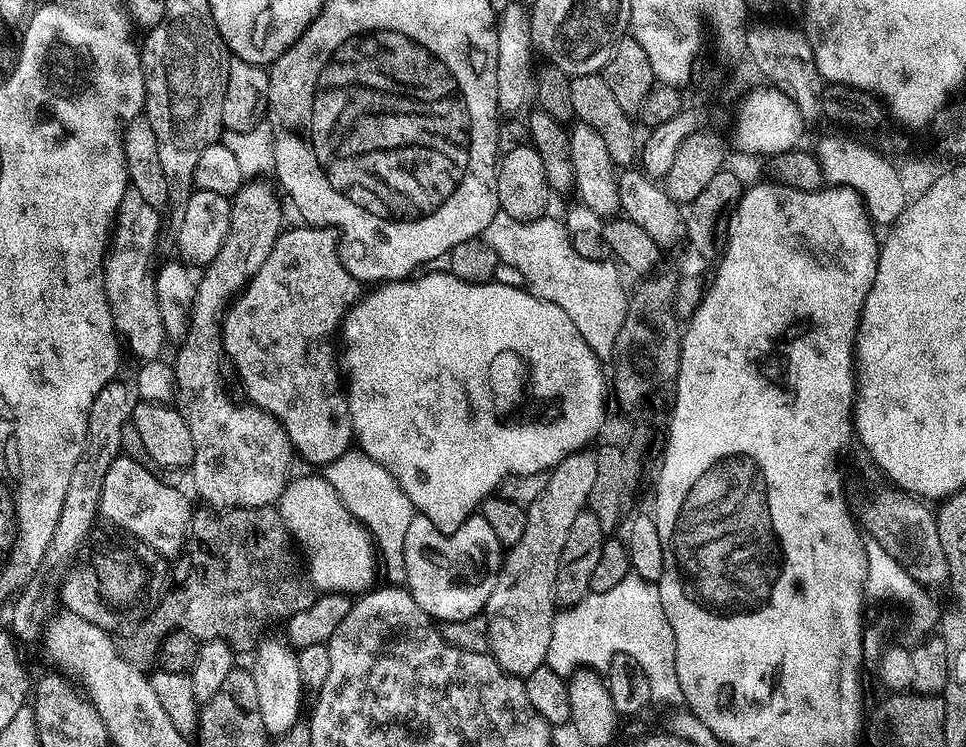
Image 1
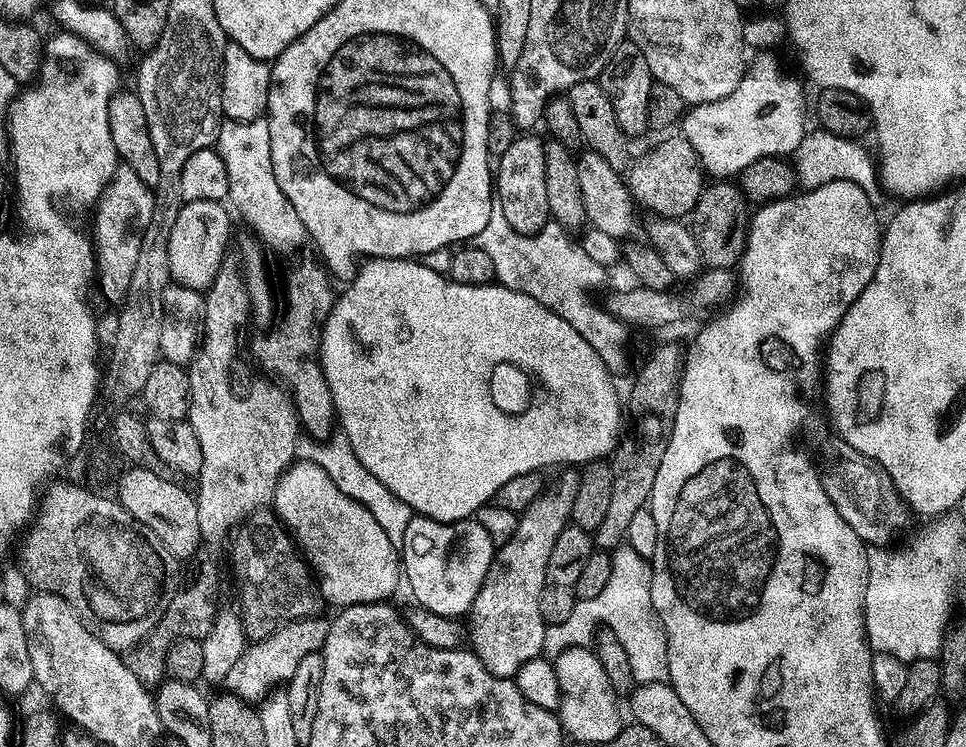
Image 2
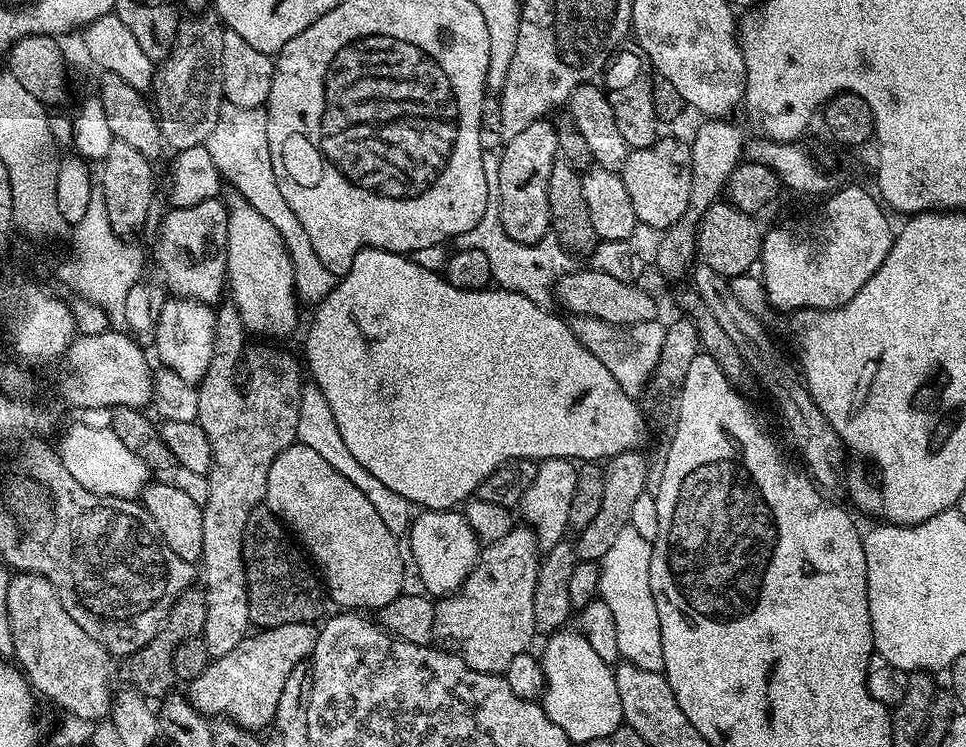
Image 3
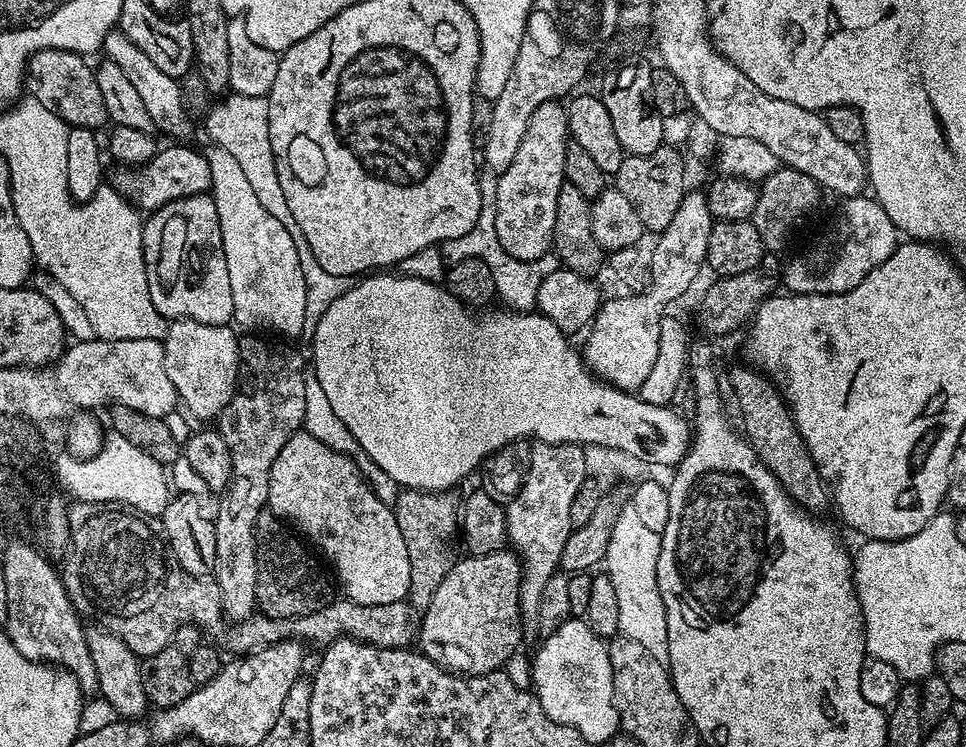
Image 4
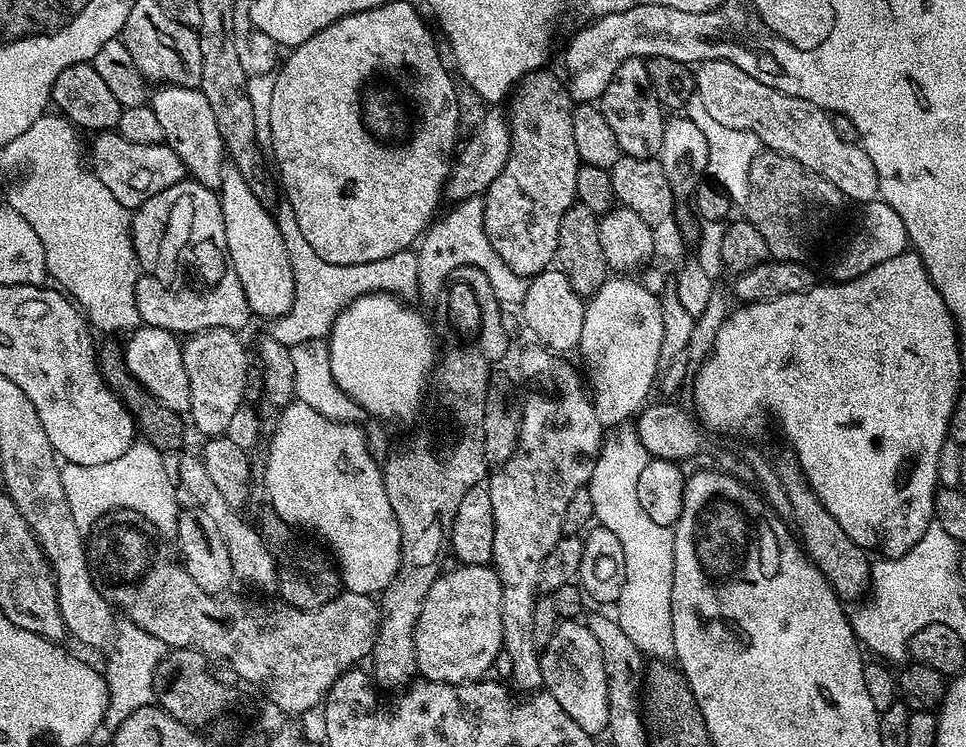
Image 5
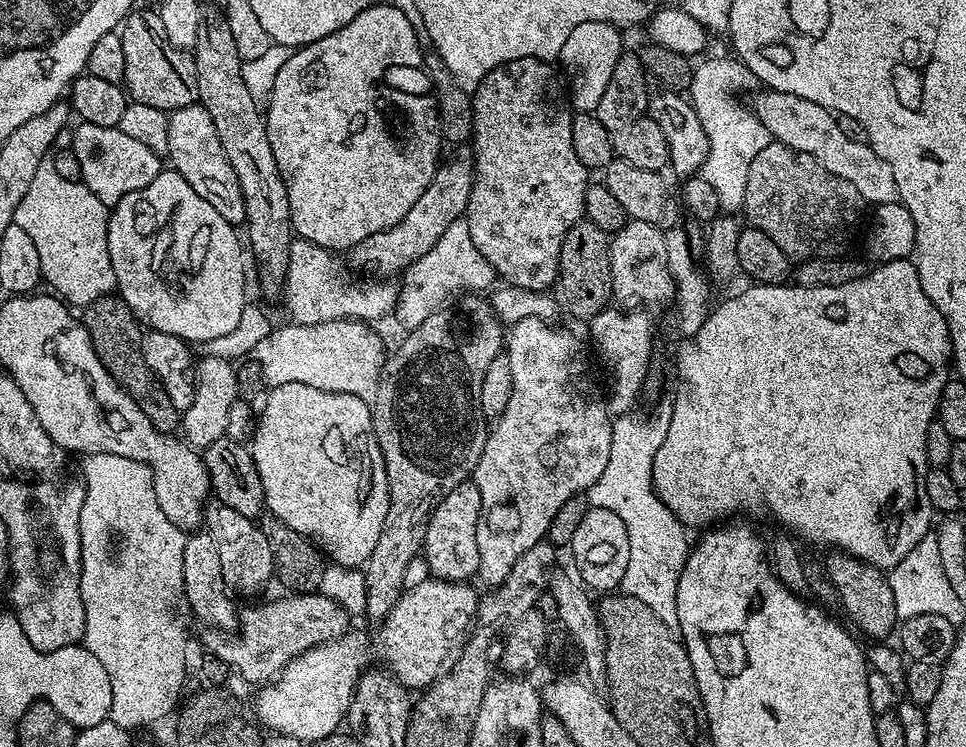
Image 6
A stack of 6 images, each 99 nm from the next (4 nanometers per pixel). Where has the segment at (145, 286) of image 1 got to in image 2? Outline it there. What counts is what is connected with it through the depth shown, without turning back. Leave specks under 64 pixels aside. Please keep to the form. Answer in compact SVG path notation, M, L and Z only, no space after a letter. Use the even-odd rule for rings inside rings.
M121 163L107 191L96 207L96 232L94 247L96 250L96 274L100 292L112 304L123 305L128 298L130 280L134 278L134 266L138 263L142 249L143 235L151 224L154 215L156 194L130 170L130 166Z

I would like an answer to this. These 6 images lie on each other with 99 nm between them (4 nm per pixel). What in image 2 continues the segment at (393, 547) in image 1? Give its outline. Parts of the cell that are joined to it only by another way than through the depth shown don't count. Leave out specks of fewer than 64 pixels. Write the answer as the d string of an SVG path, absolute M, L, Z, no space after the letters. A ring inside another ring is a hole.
M343 434L316 446L316 449L310 453L310 459L312 463L322 466L322 470L326 470L326 474L330 474L330 482L334 482L334 486L338 486L338 490L342 490L342 494L346 494L354 502L366 510L370 510L370 514L374 514L374 522L378 522L378 526L382 526L382 530L386 530L386 538L390 538L390 542L397 550L402 548L406 526L409 526L414 515L412 508L406 506L406 502L402 502L402 498L398 498L390 490L386 490L386 486L382 486L382 482L378 482L378 478L374 478L374 474L370 474L370 470L366 470L366 466L362 466L362 462L358 462L358 454L354 454L350 442Z

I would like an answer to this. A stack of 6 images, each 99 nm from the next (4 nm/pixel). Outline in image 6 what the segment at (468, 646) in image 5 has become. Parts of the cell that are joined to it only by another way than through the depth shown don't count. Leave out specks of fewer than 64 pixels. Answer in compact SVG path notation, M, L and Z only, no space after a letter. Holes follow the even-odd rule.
M427 579L411 585L396 605L387 609L388 617L380 628L380 652L392 663L392 675L409 690L427 688L451 668L472 635L480 611L480 596L471 583Z

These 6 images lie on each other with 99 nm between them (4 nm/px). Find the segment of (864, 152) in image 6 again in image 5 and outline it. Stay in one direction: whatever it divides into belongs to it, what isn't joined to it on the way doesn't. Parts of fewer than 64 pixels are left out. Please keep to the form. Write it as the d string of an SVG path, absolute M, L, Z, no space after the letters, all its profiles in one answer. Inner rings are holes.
M705 60L695 69L694 75L706 114L722 122L722 126L746 130L758 137L765 149L802 162L802 166L834 182L849 201L871 202L879 197L880 182L874 162L860 144L842 142L842 138L838 138L832 116L818 105L766 86L728 60Z

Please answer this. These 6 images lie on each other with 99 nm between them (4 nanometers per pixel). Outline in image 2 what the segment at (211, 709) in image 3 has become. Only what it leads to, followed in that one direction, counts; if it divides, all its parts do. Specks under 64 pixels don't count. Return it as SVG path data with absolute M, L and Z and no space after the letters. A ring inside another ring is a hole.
M324 614L307 616L301 620L282 626L274 634L264 640L249 643L245 647L242 658L234 662L234 670L230 670L226 681L227 691L243 697L249 702L259 702L268 694L275 680L287 682L291 680L294 670L298 670L298 662L306 658L306 654L321 651L326 642L326 634L330 634L331 619Z

